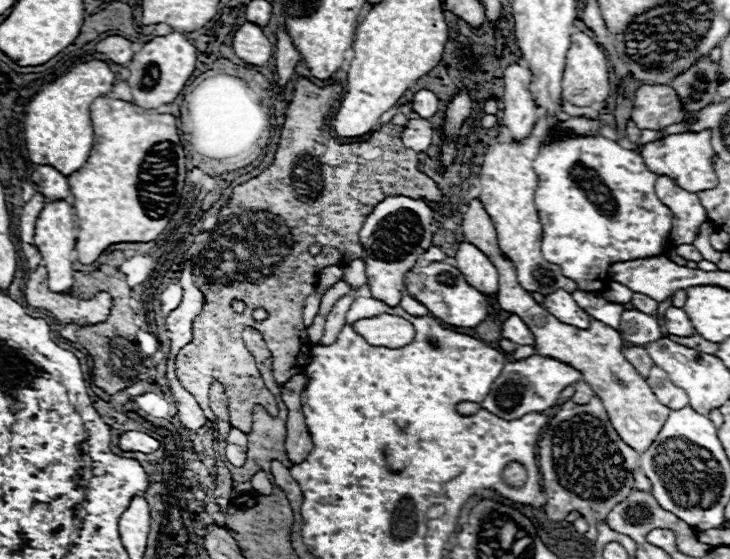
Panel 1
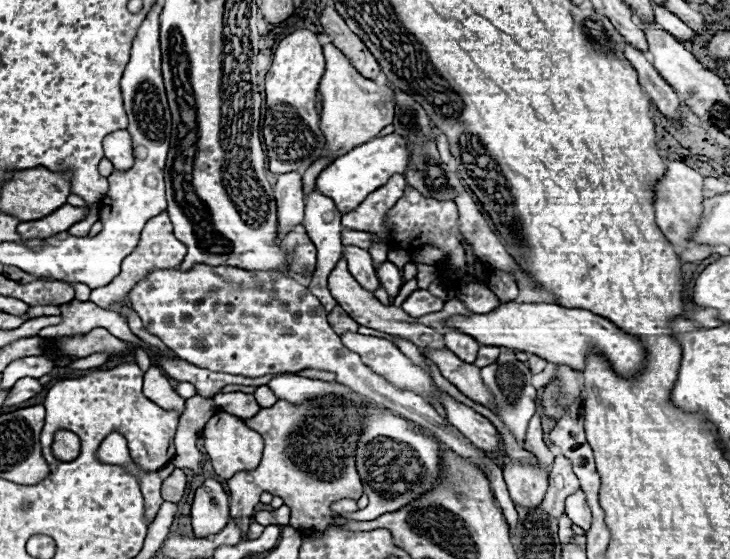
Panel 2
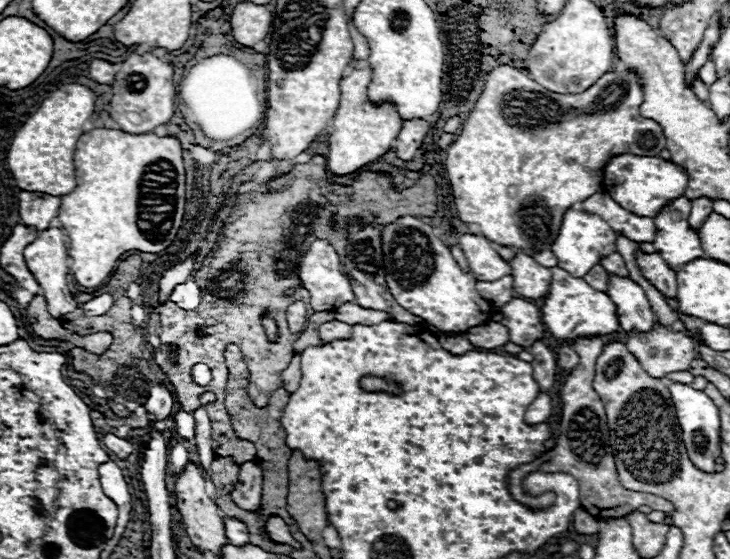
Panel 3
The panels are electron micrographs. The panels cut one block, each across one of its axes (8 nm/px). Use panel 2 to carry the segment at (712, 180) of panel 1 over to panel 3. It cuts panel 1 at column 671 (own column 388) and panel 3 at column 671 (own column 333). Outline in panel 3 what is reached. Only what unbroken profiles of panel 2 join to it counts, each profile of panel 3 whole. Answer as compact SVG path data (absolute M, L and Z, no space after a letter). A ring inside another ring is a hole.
M622 154L614 156L606 166L604 166L604 186L612 200L616 200L618 206L624 210L636 214L636 216L648 216L654 218L658 210L672 198L678 198L684 194L688 184L688 174L662 158L652 158L652 156L634 156L634 154Z

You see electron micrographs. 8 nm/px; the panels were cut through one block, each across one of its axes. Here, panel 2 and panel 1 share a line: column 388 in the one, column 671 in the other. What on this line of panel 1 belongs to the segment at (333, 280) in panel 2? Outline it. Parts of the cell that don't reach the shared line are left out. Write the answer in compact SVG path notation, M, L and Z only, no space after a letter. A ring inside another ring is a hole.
M670 306L670 308L662 314L662 318L664 318L666 330L668 330L670 334L674 334L674 336L692 336L692 334L696 332L696 330L692 328L692 324L690 324L684 308Z

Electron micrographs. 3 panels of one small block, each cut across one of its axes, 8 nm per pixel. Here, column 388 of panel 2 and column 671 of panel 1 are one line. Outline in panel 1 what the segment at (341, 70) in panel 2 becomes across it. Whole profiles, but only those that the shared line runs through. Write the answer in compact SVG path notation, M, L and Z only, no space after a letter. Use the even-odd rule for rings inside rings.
M670 86L636 88L632 106L632 120L640 130L662 130L670 124L692 118L682 112L678 96Z

